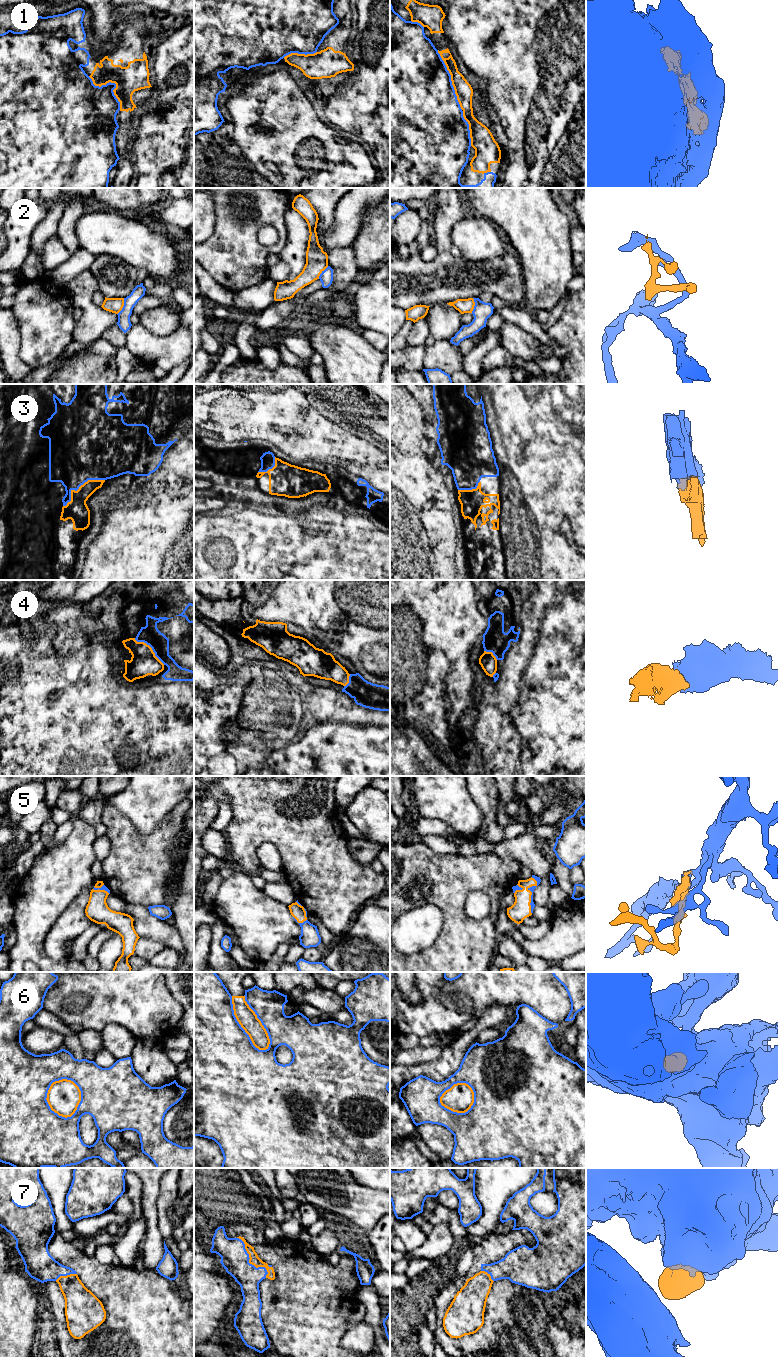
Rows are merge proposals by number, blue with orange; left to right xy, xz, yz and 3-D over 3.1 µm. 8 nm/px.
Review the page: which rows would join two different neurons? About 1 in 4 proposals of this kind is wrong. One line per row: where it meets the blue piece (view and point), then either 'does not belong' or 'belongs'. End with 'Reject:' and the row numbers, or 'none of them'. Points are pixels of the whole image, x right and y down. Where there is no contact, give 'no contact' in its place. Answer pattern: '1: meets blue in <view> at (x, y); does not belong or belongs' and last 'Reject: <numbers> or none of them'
1: meets blue in yz at (450, 80); belongs
2: meets blue in xy at (123, 306); does not belong
3: meets blue in xy at (79, 486); belongs
4: meets blue in xy at (151, 647); belongs
5: meets blue in yz at (532, 894); belongs
6: meets blue in xz at (241, 1027); does not belong
7: meets blue in xz at (248, 1262); belongs
Reject: 2, 6

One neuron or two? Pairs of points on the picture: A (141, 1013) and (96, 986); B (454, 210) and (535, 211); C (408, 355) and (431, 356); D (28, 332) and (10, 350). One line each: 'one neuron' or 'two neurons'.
A: one neuron
B: two neurons
C: two neurons
D: two neurons

